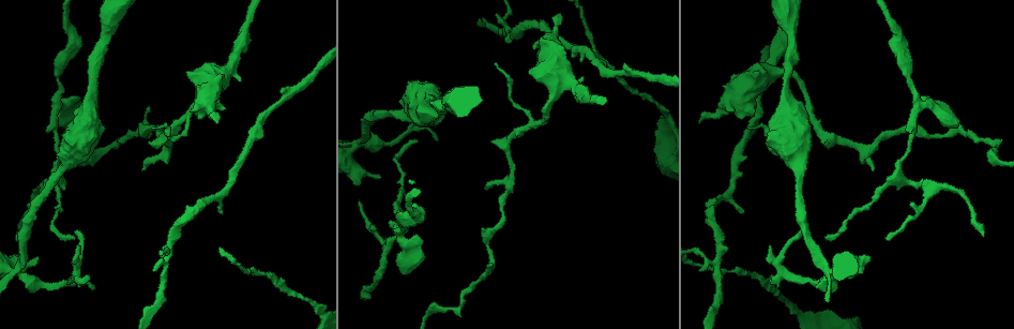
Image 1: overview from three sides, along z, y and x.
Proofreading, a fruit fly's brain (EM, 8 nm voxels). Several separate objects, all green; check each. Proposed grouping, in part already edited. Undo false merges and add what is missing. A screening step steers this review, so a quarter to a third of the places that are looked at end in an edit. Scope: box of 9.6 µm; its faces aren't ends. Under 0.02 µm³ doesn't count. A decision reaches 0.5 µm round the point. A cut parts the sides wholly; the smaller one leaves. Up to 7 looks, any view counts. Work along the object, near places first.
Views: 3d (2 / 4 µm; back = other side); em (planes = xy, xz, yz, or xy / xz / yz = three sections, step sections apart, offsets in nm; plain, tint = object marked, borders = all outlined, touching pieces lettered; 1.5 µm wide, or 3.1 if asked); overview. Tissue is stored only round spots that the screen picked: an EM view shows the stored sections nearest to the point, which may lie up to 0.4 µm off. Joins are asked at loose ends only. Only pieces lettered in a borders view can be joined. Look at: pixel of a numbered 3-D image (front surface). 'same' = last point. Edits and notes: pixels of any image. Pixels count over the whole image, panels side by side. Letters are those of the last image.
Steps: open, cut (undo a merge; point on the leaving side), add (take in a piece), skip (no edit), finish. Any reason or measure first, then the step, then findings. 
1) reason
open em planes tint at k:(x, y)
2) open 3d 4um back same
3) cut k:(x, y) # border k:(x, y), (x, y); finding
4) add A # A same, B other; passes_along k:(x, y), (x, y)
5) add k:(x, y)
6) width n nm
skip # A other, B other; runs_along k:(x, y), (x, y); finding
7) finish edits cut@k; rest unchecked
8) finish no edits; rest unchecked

open 3d 2um at 1:(223, 212)

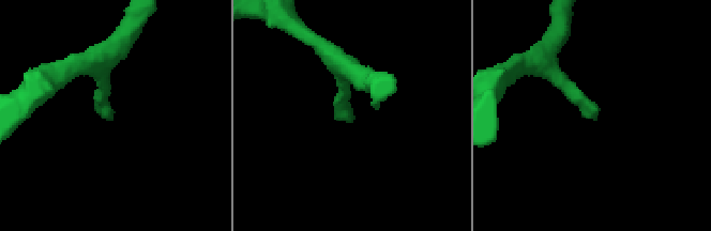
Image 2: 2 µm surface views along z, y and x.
open em planes borders at 2:(593, 114)

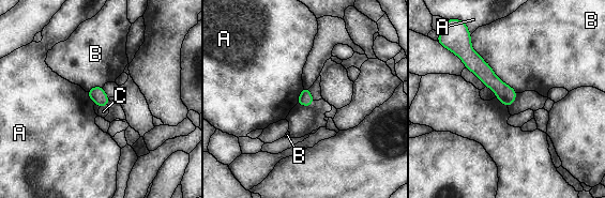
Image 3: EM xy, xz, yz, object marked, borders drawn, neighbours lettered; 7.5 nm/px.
longest_contact B 550 nm
skip # A other, B other, C other; border 3:(303, 87), (295, 104); none of them fits

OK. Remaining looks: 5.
free end
open 3d 4um back at 1:(153, 270)

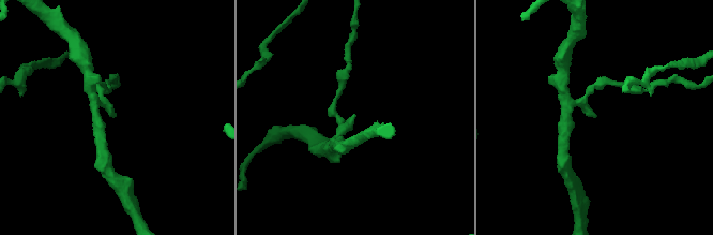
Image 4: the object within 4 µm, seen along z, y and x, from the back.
need the tissue
open em planes borders at 4:(354, 114)

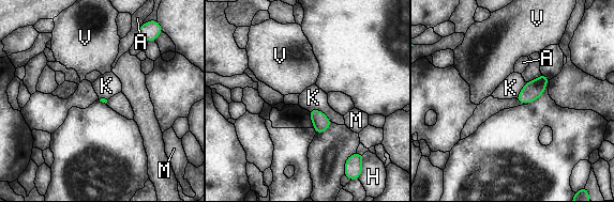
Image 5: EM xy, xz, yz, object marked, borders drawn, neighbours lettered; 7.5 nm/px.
skip # A other, H other, K other, M other, V other; border 5:(309, 110), (320, 110), (330, 120); no lettered piece goes on from it

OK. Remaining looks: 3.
calibre changes
open em xz step 8 tint at 1:(360, 143)

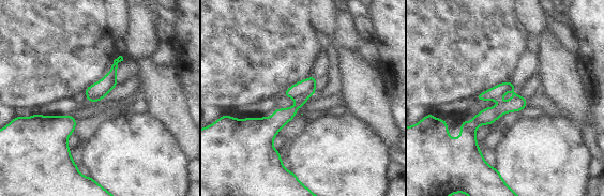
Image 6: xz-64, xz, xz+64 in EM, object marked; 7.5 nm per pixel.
another direction
open em planes tint same

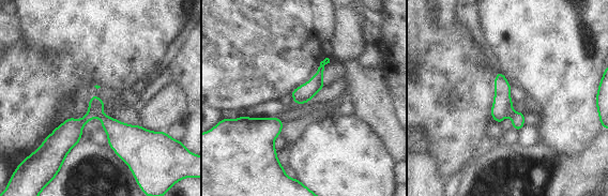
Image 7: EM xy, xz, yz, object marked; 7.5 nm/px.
see the neighbours
open em planes borders same

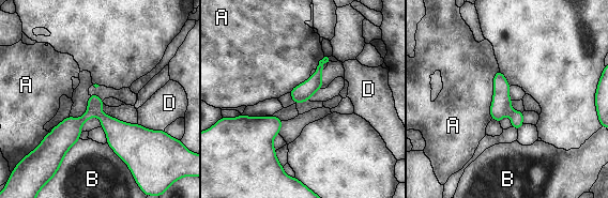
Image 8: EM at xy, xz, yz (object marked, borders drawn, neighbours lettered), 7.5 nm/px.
cut 8:(120, 135) # A other, B other, D other; border 8:(100, 110), (94, 115); two neurons meet here

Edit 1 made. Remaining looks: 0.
finish edits cut@8; rest unchecked

